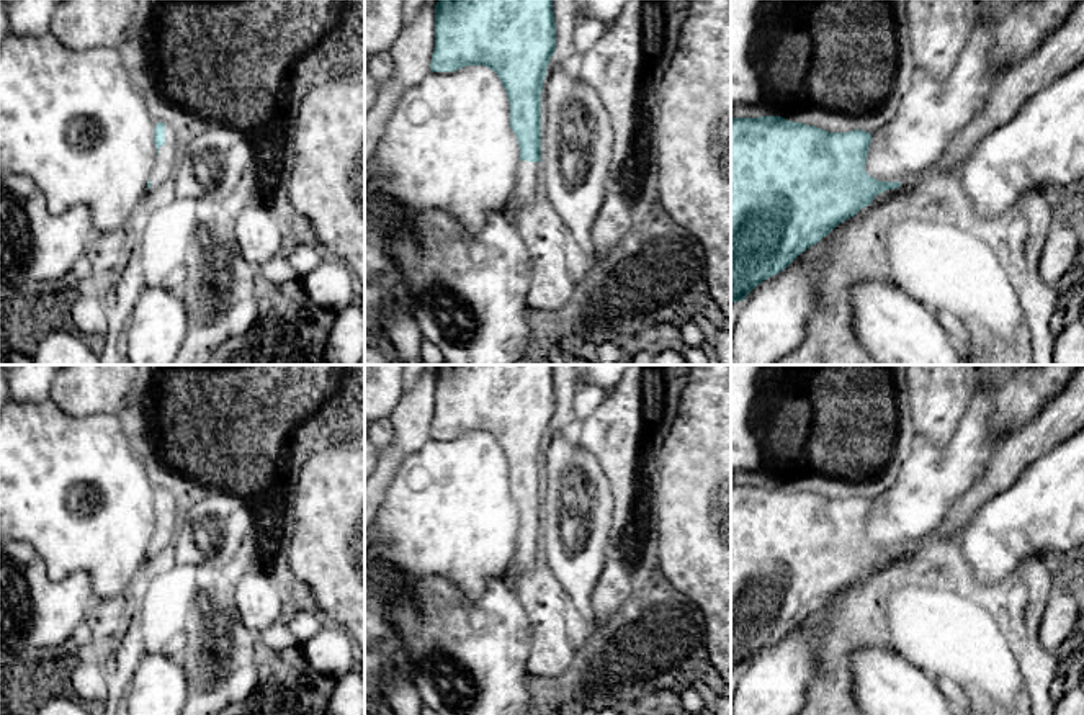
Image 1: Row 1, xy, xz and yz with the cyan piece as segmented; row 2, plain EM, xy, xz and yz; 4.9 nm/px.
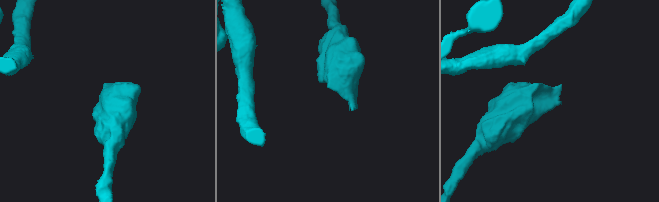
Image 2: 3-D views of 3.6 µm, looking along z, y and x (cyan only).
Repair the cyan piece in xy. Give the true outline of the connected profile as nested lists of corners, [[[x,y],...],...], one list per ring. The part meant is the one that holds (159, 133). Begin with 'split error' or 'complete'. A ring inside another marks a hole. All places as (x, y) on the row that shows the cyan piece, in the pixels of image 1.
split error | [[[157,123],[154,129],[154,144],[157,149],[157,162],[147,182],[149,190],[157,190],[167,180],[173,178],[175,169],[178,165],[178,154],[175,149],[177,136],[172,126]]]

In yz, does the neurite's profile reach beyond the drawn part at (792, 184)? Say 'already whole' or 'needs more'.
already whole

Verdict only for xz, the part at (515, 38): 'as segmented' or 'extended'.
extended

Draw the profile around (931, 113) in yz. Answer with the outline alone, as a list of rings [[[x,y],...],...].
[[[989,21],[978,25],[945,80],[914,67],[896,116],[871,134],[865,172],[878,182],[919,180],[907,188],[876,195],[857,214],[922,183],[955,136],[984,110],[994,83],[1014,65],[991,64],[994,38],[996,29]]]

